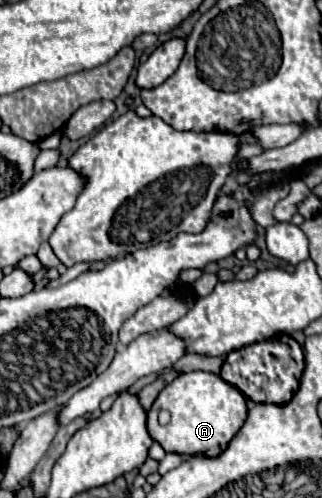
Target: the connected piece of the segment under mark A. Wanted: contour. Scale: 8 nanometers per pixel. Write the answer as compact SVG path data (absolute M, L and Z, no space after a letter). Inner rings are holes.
M189 372L189 374L179 374L171 384L167 384L153 408L147 412L147 430L153 440L157 440L165 452L177 452L177 454L199 454L205 452L207 456L217 456L225 450L229 440L237 434L237 430L243 426L247 418L247 398L231 384L227 384L223 378L219 378L213 372ZM161 408L167 408L171 412L171 422L167 426L161 426L157 420L157 412Z

